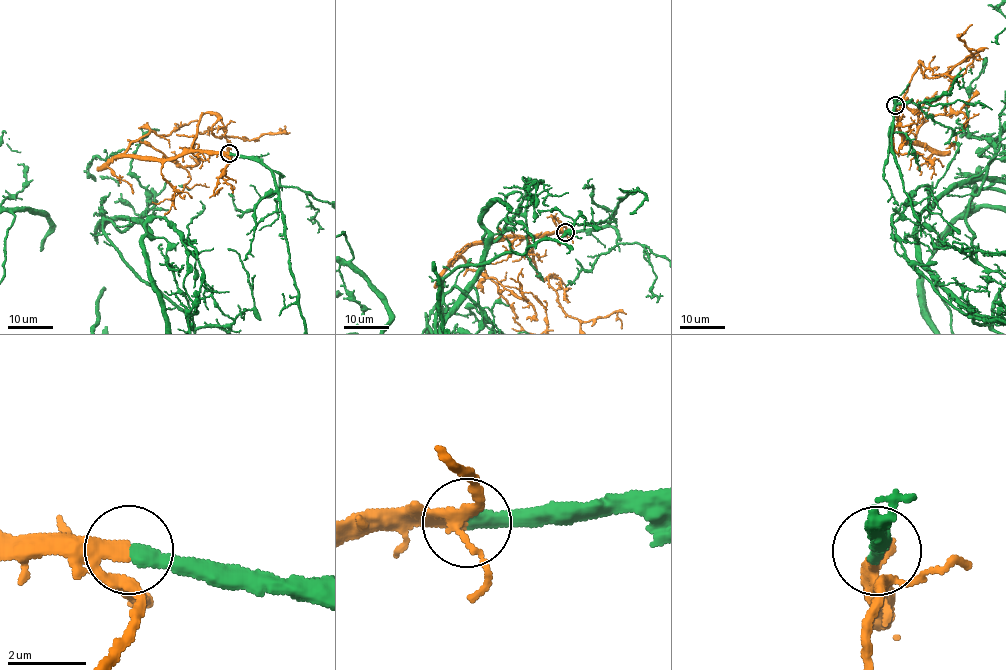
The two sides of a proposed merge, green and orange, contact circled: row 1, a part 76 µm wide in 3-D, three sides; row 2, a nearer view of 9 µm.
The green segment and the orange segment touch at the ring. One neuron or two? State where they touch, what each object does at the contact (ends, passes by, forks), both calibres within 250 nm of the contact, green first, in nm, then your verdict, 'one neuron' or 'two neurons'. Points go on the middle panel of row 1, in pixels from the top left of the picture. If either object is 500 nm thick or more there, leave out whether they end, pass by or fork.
(565, 232) | green ends | orange passes by | 360/240 nm | one neuron

